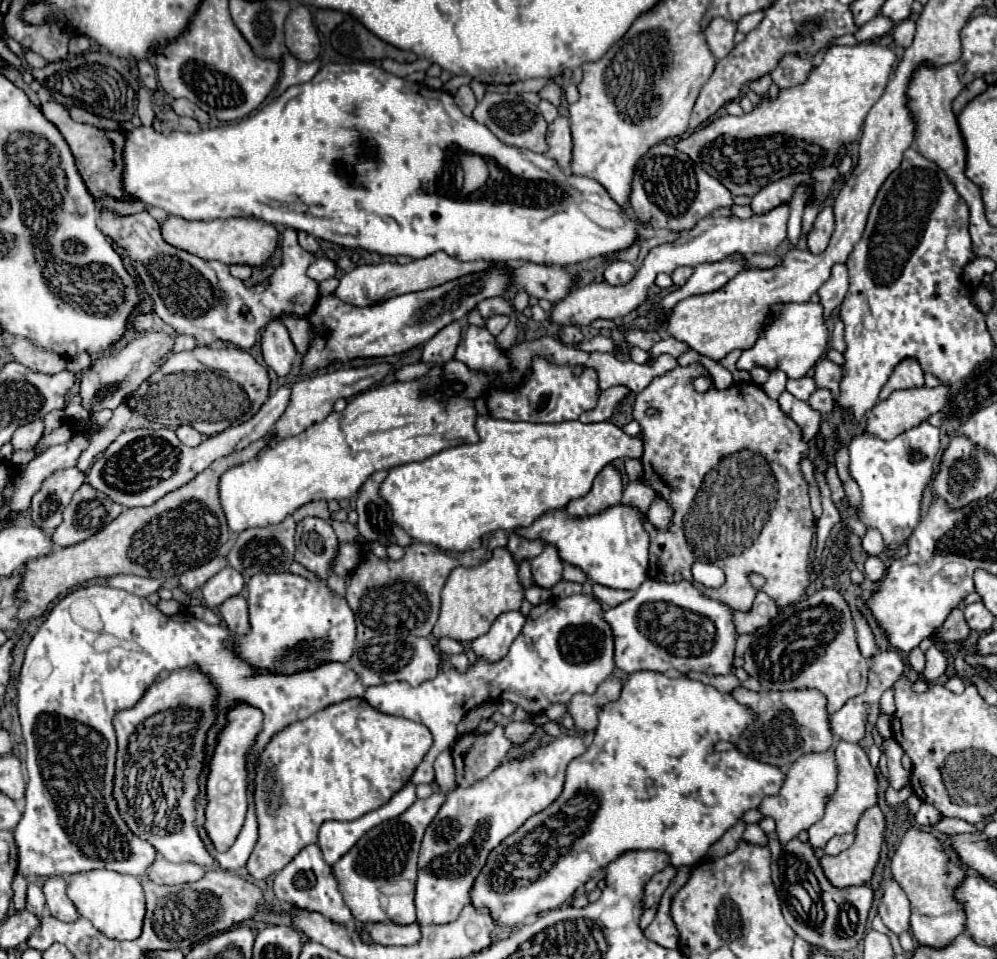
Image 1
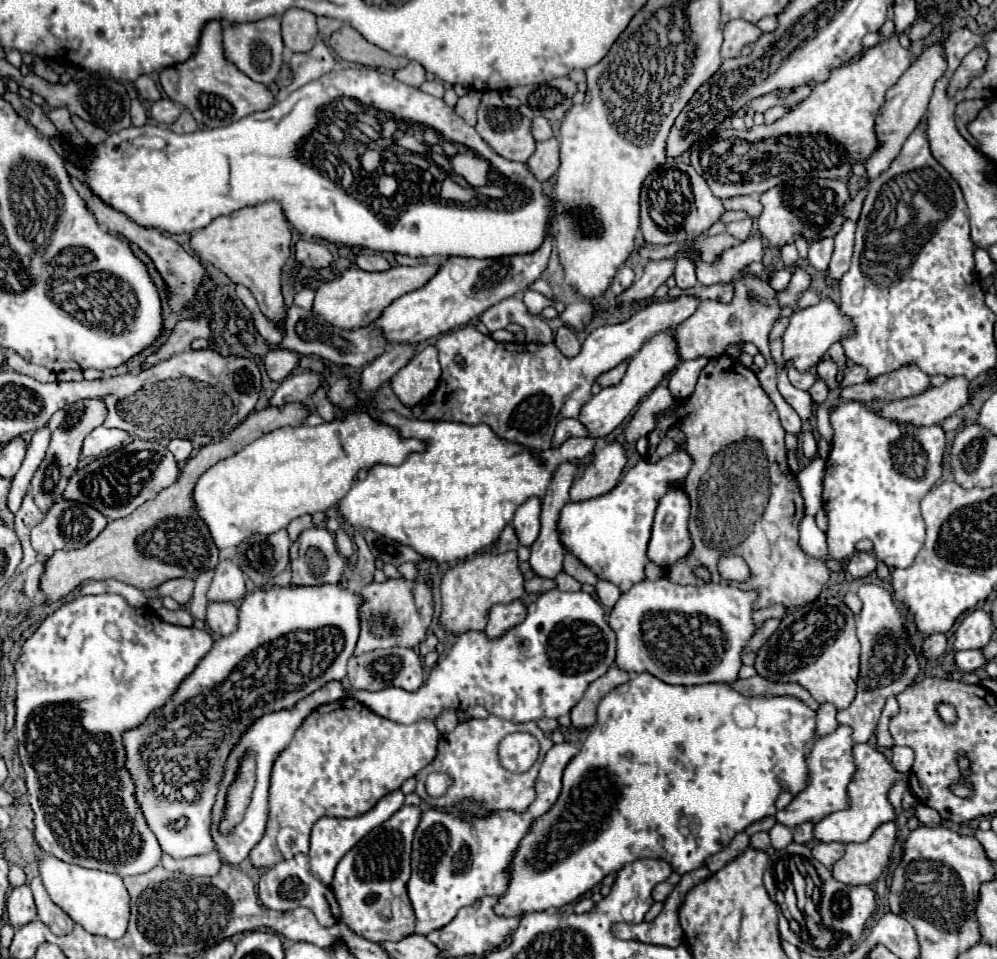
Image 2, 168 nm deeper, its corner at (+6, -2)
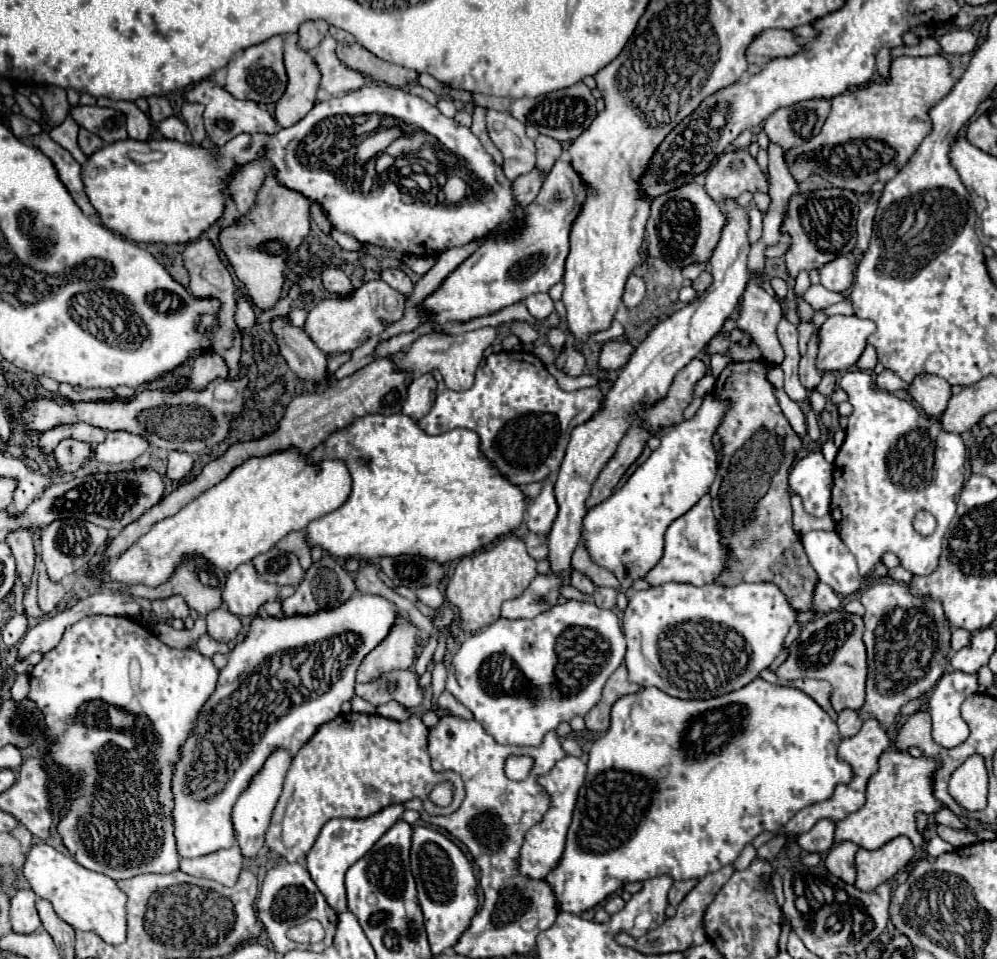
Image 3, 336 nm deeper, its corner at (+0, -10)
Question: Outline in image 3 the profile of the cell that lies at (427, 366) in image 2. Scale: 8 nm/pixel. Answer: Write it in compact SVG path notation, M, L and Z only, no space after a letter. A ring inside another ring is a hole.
M431 373L415 377L407 387L407 399L403 403L403 415L419 421L425 413L429 413L435 401L437 381Z

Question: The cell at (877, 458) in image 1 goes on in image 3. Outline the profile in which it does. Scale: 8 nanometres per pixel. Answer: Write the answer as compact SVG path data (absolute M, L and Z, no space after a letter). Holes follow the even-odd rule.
M859 369L849 371L841 377L839 387L849 395L853 413L849 415L845 429L845 443L835 457L833 473L833 497L831 497L831 517L841 541L857 559L861 575L873 571L881 555L891 551L899 557L901 567L913 575L929 575L937 567L937 557L941 553L941 539L947 525L955 513L955 495L965 483L965 445L955 433L947 433L939 427L933 417L925 417L913 405L913 401L899 399L893 393L875 389L873 377ZM919 511L929 511L937 519L937 529L931 535L921 535L913 527L913 519Z

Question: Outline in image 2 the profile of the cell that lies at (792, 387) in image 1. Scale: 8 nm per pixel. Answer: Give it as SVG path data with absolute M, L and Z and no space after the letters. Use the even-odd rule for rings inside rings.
M789 367L789 381L791 381L797 389L807 391L807 389L817 381L817 377L815 377L813 373L809 373L809 371L801 373L801 371L797 371L795 367Z

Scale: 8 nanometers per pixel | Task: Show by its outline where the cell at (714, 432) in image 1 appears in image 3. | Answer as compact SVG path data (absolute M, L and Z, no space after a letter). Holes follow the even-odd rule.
M759 361L729 363L717 377L713 395L719 401L729 399L731 403L721 419L721 425L717 427L717 435L721 439L721 461L717 477L709 487L719 537L723 547L727 549L727 567L721 571L715 583L723 587L733 587L739 583L761 583L761 581L775 583L795 611L815 613L813 591L817 585L817 573L807 561L799 533L793 529L793 511L789 503L789 471L801 449L801 439L791 429L789 421L783 417L777 405L773 385L767 381L767 363Z

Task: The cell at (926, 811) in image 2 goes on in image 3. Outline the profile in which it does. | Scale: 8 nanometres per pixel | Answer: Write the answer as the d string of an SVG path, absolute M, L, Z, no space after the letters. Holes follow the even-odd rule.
M937 825L937 835L951 843L953 847L969 847L973 843L977 843L977 835L969 829L953 829L953 827L947 827L947 825Z

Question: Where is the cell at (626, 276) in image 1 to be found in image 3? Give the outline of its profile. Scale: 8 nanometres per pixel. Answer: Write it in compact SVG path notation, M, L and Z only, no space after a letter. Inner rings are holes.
M631 275L631 277L627 279L627 285L625 285L623 305L625 305L625 307L635 307L635 305L641 303L643 295L645 295L645 283L643 283L643 279L637 277L637 275Z

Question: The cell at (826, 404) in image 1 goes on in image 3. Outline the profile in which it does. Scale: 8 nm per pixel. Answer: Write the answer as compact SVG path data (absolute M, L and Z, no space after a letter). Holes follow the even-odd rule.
M823 373L823 379L821 379L821 383L817 385L817 391L821 393L821 395L825 395L825 397L831 397L833 395L833 391L835 391L835 375L833 373Z

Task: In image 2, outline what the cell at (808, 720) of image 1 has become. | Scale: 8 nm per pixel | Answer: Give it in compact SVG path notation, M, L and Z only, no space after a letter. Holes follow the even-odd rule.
M823 703L823 705L819 707L819 711L817 711L817 737L829 735L829 733L833 733L833 731L839 727L835 715L837 715L835 705Z

